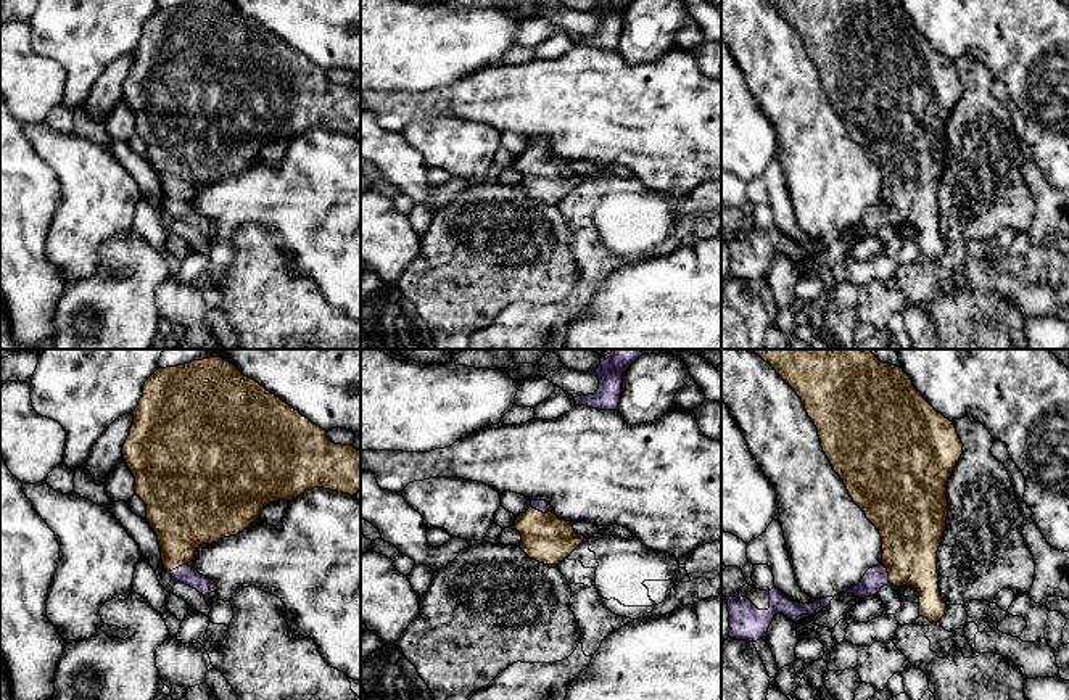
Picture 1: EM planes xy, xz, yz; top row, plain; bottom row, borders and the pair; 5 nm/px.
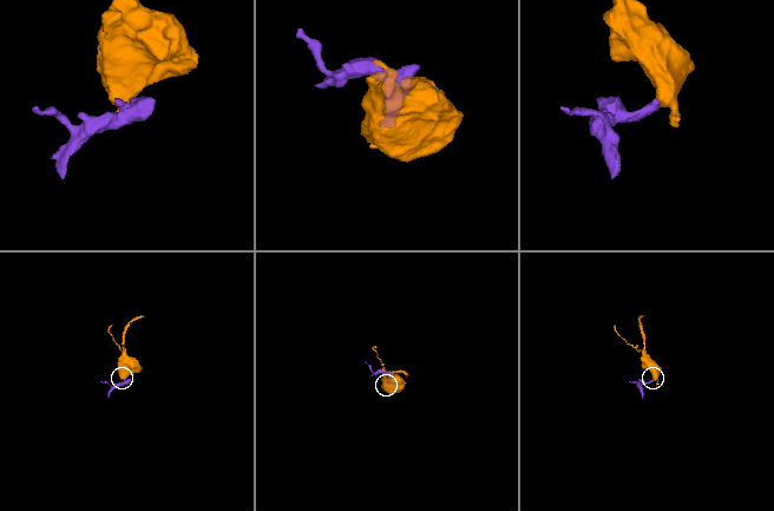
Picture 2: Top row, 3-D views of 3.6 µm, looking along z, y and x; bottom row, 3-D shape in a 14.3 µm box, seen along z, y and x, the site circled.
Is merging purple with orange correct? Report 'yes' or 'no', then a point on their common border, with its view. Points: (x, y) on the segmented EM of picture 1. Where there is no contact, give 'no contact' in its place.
yes | xy (182, 565)

